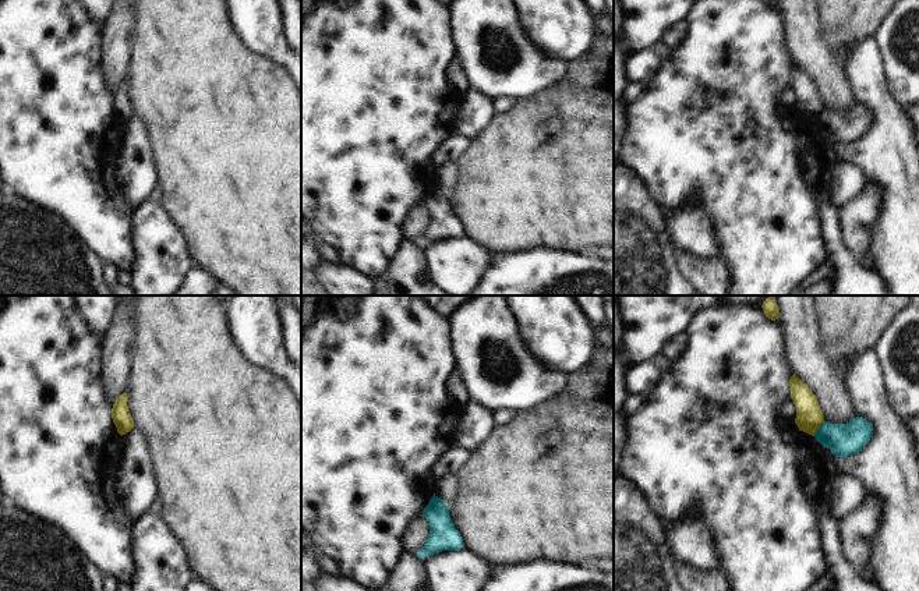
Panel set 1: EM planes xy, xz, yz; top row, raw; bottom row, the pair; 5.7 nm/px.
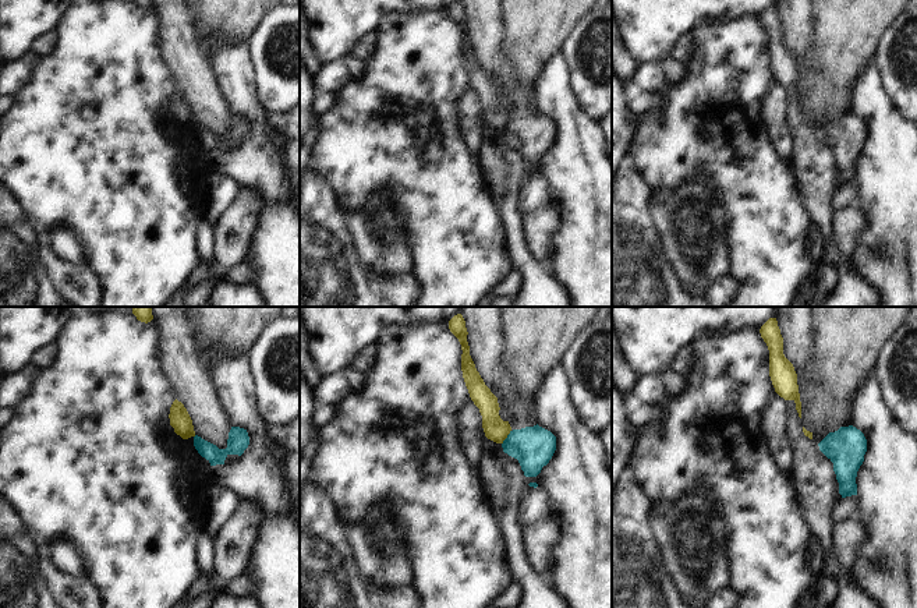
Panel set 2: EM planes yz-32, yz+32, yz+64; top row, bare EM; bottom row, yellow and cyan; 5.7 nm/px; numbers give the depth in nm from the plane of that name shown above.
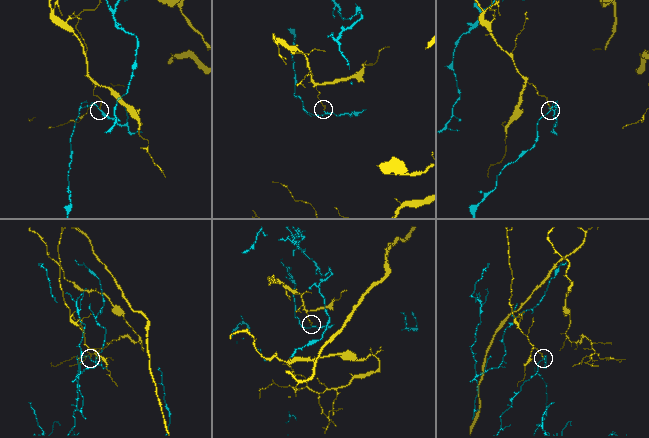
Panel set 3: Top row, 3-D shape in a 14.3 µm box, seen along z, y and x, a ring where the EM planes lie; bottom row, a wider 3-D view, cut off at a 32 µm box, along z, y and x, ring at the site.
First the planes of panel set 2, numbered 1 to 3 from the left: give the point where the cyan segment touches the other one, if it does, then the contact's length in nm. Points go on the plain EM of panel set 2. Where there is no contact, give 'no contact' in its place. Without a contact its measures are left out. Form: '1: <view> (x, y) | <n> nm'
1: no contact
2: yz+32 (506, 124) | 100 nm
3: no contact

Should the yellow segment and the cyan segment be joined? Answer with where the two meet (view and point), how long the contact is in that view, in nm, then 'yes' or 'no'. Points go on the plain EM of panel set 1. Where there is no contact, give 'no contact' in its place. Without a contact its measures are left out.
yz (819, 114) | 110 nm | no

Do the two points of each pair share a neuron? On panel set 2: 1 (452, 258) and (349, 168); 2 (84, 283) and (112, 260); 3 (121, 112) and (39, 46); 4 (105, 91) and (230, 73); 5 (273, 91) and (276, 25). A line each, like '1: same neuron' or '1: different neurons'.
1: same neuron
2: different neurons
3: different neurons
4: different neurons
5: same neuron

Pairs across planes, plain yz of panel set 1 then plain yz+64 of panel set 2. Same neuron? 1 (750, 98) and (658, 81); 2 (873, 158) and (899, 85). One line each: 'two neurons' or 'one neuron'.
1: two neurons
2: two neurons

